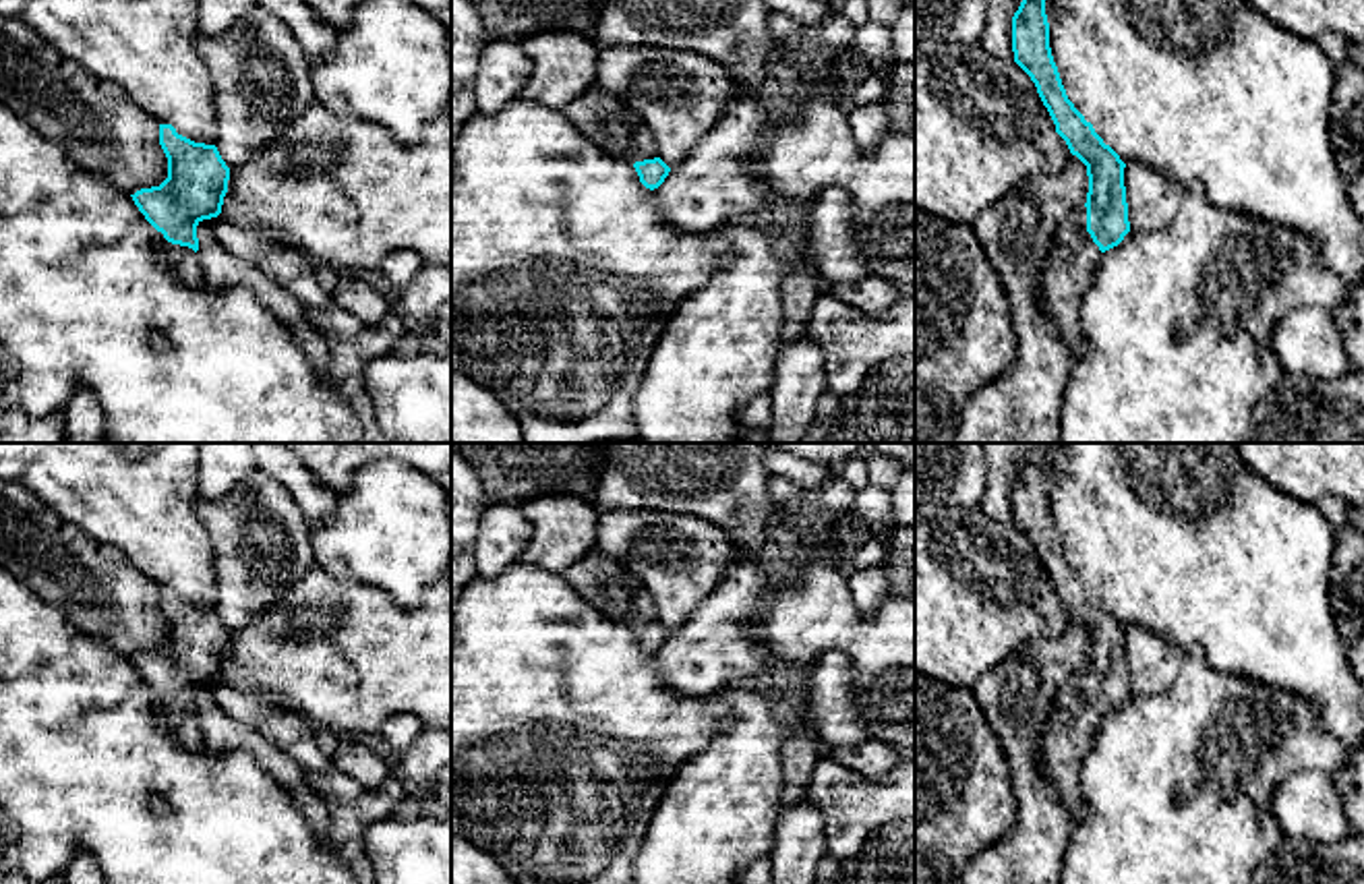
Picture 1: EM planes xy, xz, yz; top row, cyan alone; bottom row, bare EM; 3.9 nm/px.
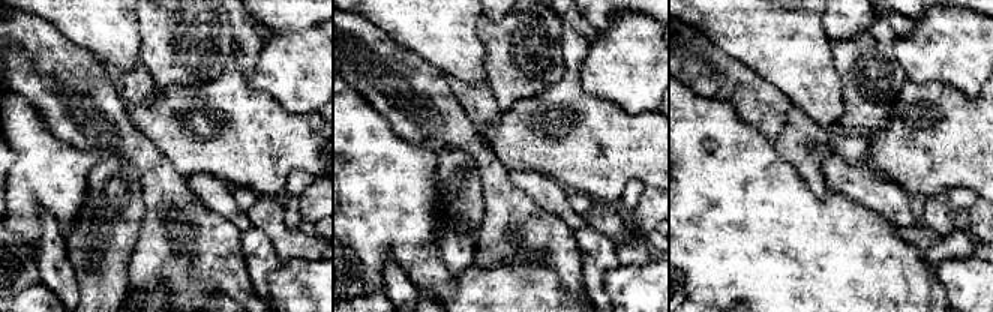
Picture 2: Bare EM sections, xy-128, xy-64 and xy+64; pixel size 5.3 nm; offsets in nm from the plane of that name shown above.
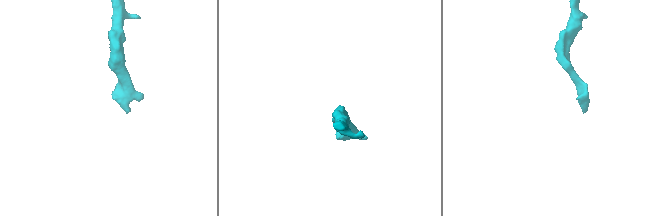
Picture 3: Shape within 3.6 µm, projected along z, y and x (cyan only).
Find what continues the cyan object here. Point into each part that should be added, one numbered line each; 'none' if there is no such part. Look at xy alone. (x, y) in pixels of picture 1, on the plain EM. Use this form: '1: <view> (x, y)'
1: xy (185, 727)

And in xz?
1: xz (603, 582)

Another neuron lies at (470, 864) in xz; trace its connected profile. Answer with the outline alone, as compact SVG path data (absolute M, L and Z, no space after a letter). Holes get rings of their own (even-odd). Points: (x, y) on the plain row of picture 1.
M451 830L451 884L517 884L486 851Z

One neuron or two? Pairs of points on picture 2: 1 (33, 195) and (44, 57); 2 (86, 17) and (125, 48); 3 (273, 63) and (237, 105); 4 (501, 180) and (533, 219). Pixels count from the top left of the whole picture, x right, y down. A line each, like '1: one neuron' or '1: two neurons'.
1: two neurons
2: one neuron
3: two neurons
4: one neuron

